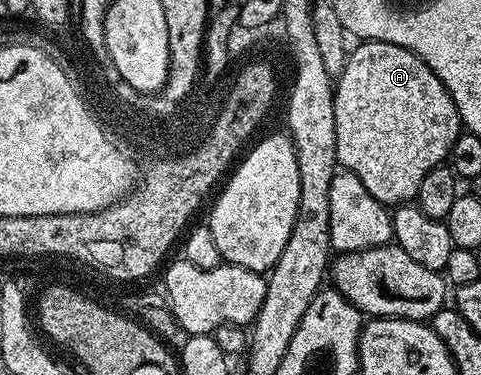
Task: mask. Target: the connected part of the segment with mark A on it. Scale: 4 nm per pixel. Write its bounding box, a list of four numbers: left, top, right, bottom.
[334,41,462,208]

